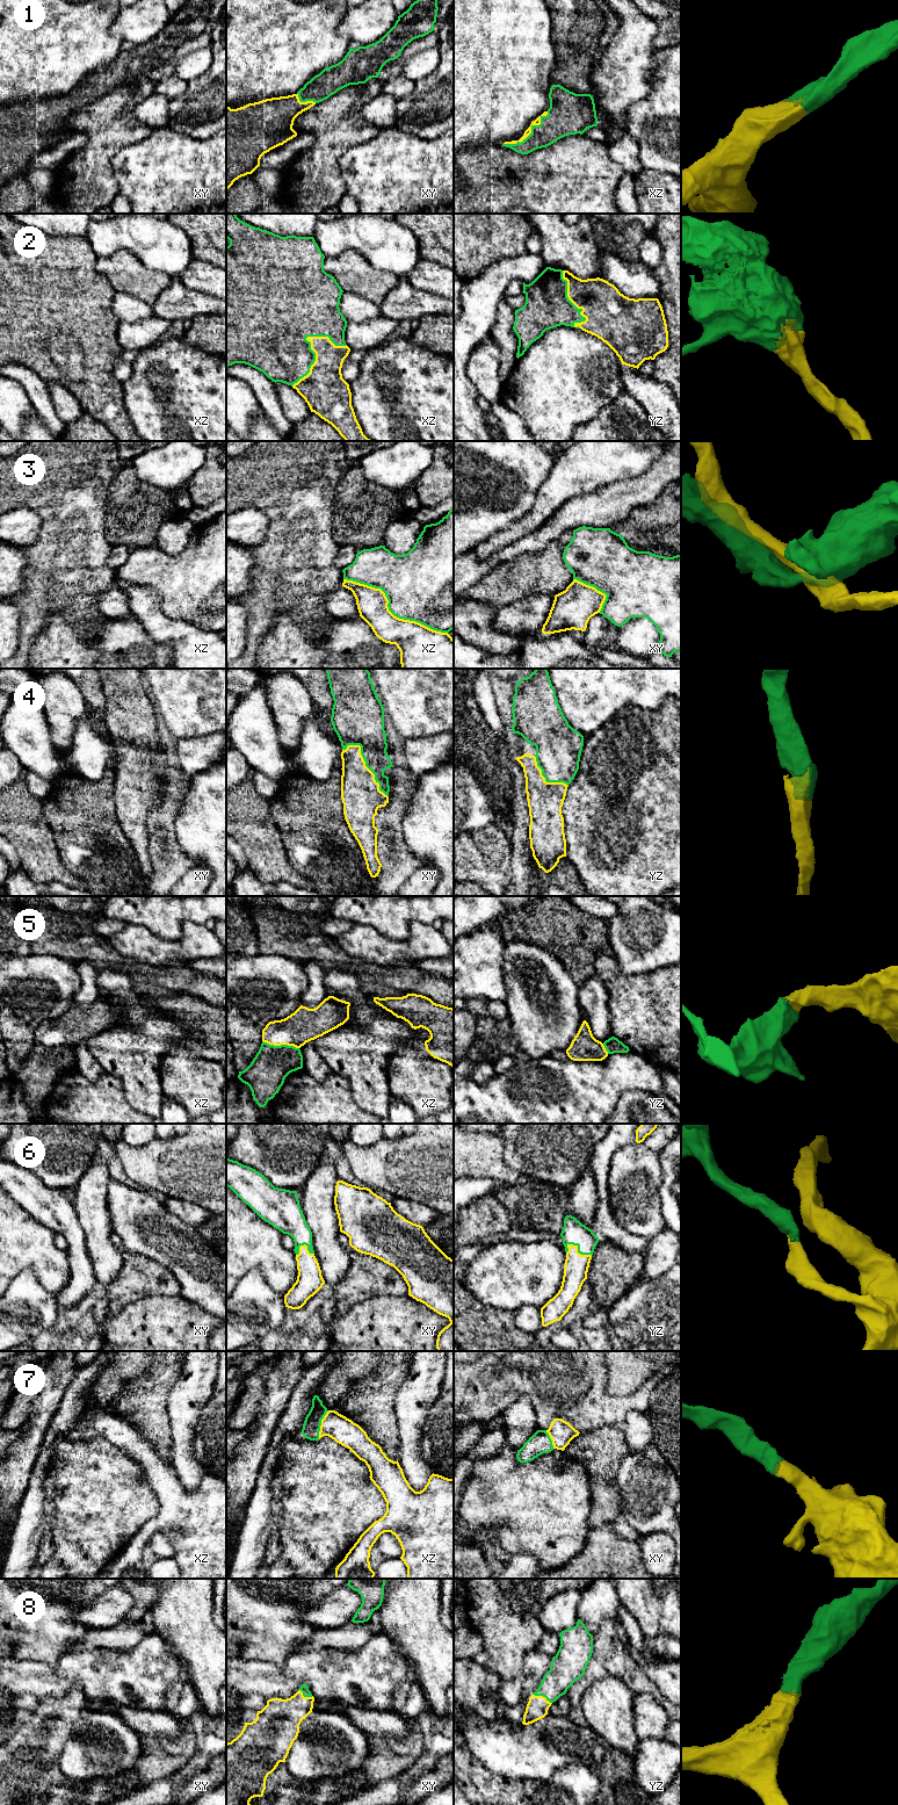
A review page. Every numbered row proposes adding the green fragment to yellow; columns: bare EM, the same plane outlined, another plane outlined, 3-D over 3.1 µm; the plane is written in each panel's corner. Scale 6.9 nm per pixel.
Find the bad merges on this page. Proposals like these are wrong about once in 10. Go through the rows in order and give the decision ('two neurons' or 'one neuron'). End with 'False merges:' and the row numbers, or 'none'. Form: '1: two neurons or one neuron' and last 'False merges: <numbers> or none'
1: one neuron
2: one neuron
3: one neuron
4: one neuron
5: one neuron
6: one neuron
7: one neuron
8: one neuron
False merges: none

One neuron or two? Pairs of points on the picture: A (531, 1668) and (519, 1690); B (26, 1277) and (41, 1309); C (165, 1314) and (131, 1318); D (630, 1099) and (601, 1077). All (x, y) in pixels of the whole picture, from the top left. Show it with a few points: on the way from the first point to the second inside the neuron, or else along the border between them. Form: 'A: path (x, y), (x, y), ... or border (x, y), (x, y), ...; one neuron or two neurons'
A: path (531, 1674), (524, 1684); one neuron
B: path (26, 1285), (26, 1294), (33, 1301); one neuron
C: path (157, 1320), (139, 1320); one neuron
D: border (636, 1089), (624, 1091), (613, 1111); two neurons

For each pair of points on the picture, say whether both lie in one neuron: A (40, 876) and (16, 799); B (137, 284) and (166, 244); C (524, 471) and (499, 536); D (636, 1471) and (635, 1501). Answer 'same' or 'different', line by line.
A: same
B: different
C: different
D: same

